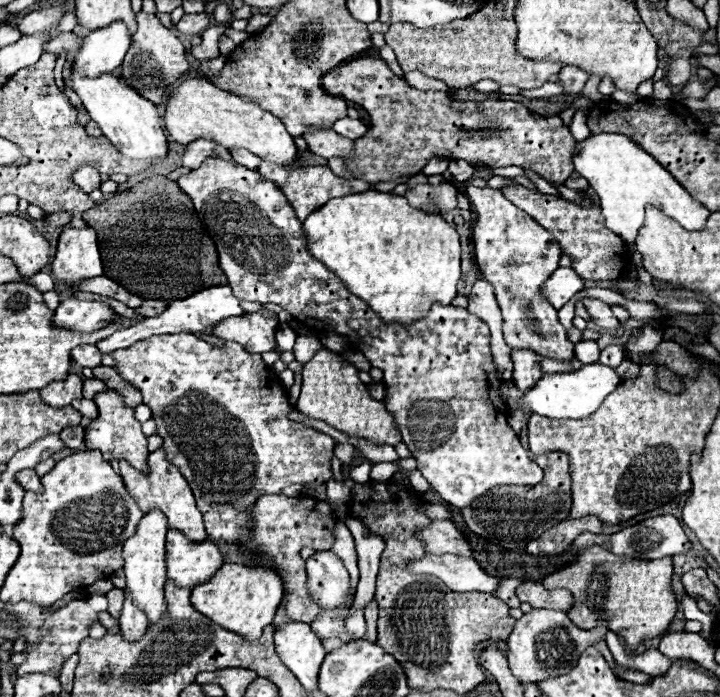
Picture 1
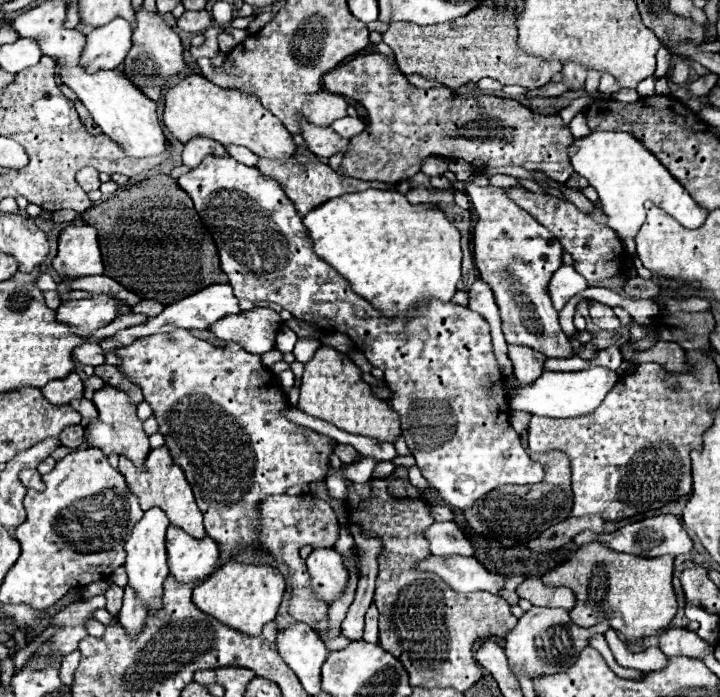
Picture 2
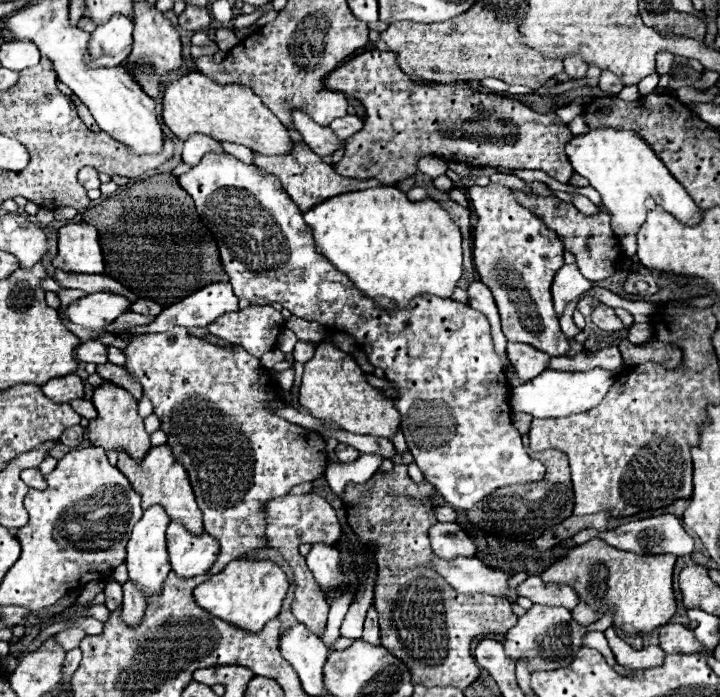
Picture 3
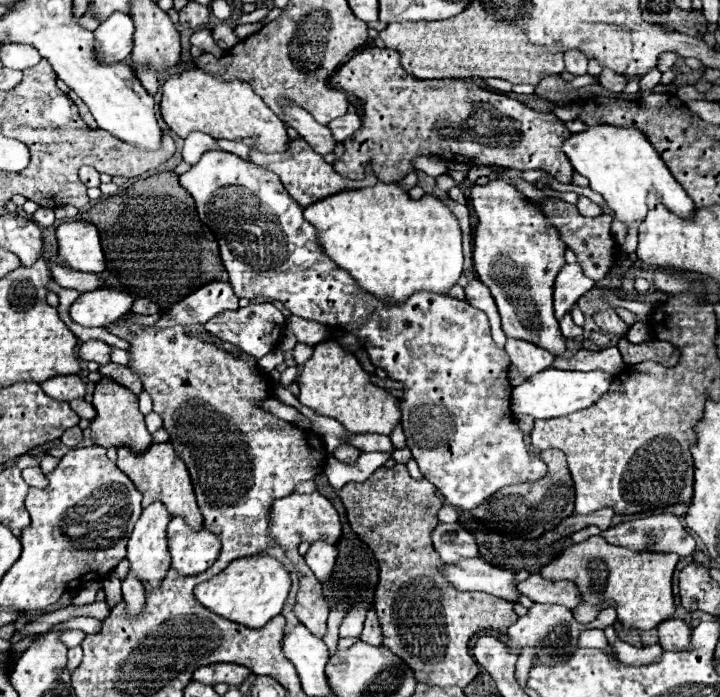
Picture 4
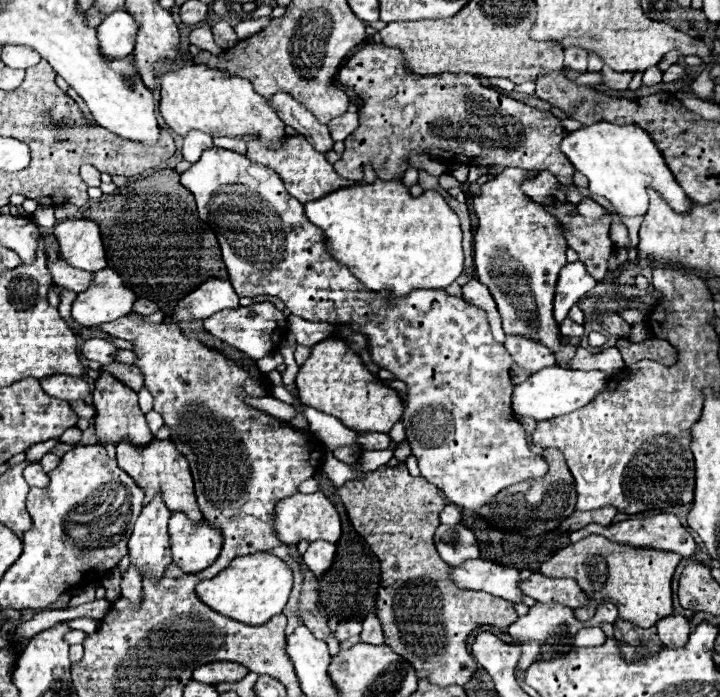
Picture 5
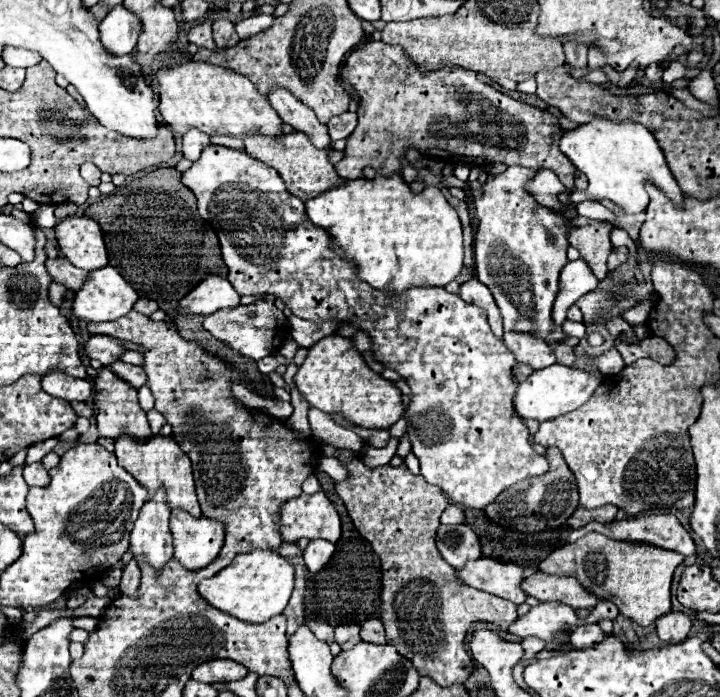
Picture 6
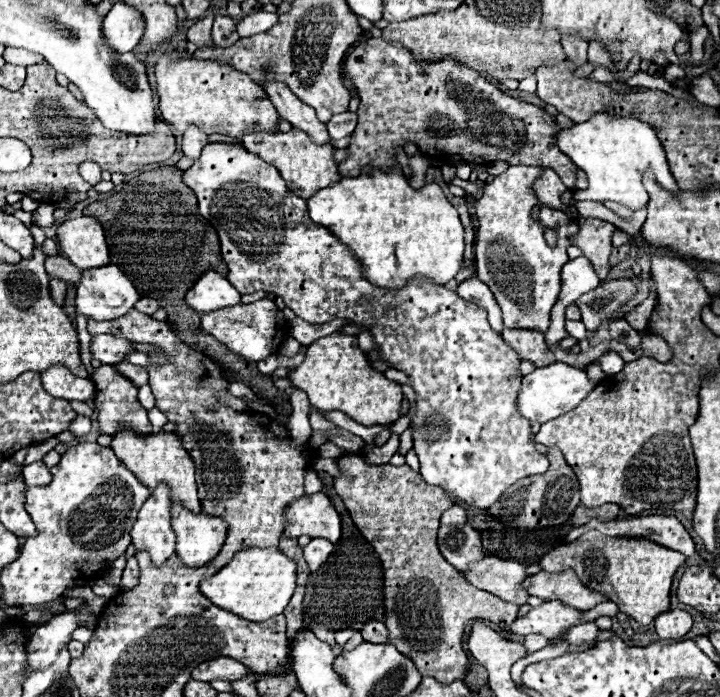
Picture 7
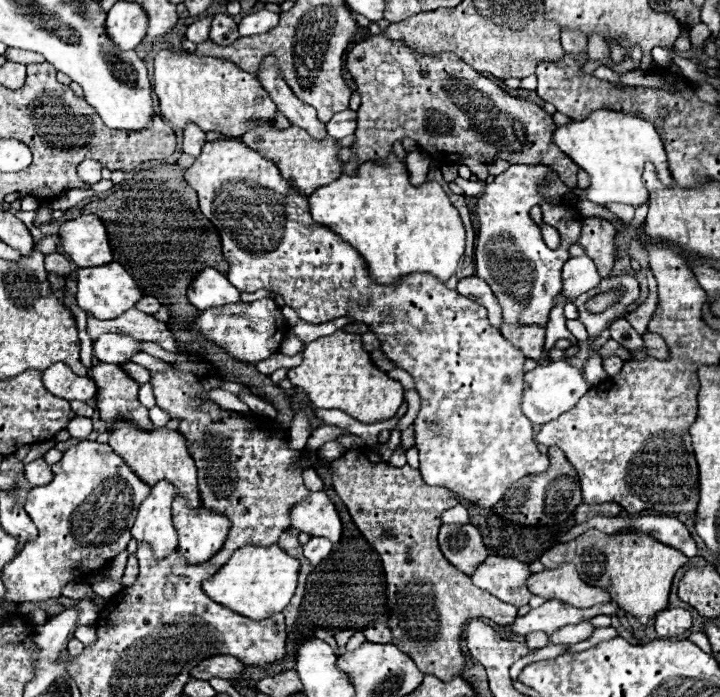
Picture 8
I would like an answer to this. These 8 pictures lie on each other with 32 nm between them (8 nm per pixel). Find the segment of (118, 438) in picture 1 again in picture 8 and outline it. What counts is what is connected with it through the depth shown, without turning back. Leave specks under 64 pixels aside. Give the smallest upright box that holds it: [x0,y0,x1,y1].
[88,362,152,430]

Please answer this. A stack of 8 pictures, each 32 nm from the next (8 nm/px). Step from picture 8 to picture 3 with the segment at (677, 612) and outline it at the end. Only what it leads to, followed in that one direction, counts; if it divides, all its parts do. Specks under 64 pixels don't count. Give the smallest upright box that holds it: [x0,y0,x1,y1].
[658,622,700,652]

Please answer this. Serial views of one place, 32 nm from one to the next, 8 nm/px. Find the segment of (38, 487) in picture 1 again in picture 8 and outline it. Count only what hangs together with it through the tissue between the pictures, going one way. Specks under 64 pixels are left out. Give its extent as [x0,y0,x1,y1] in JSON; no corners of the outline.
[26,458,52,486]

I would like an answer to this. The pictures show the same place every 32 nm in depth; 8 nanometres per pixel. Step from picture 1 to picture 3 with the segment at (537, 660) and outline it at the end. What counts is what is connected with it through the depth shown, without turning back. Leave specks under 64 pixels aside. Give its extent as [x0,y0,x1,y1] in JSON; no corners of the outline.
[506,606,612,672]

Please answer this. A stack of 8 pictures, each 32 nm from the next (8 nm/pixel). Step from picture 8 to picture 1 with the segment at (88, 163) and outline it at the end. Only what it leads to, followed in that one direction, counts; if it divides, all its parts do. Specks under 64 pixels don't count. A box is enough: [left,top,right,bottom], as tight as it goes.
[72,166,100,192]

